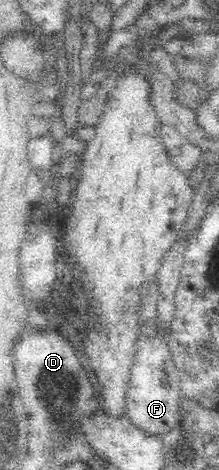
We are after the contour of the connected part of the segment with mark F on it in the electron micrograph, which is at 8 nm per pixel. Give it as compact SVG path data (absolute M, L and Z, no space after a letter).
M144 321L142 339L138 343L139 351L132 365L132 375L128 381L127 410L125 415L133 426L147 435L160 437L170 431L179 421L179 375L172 365L172 356L167 348L155 336L155 324Z

